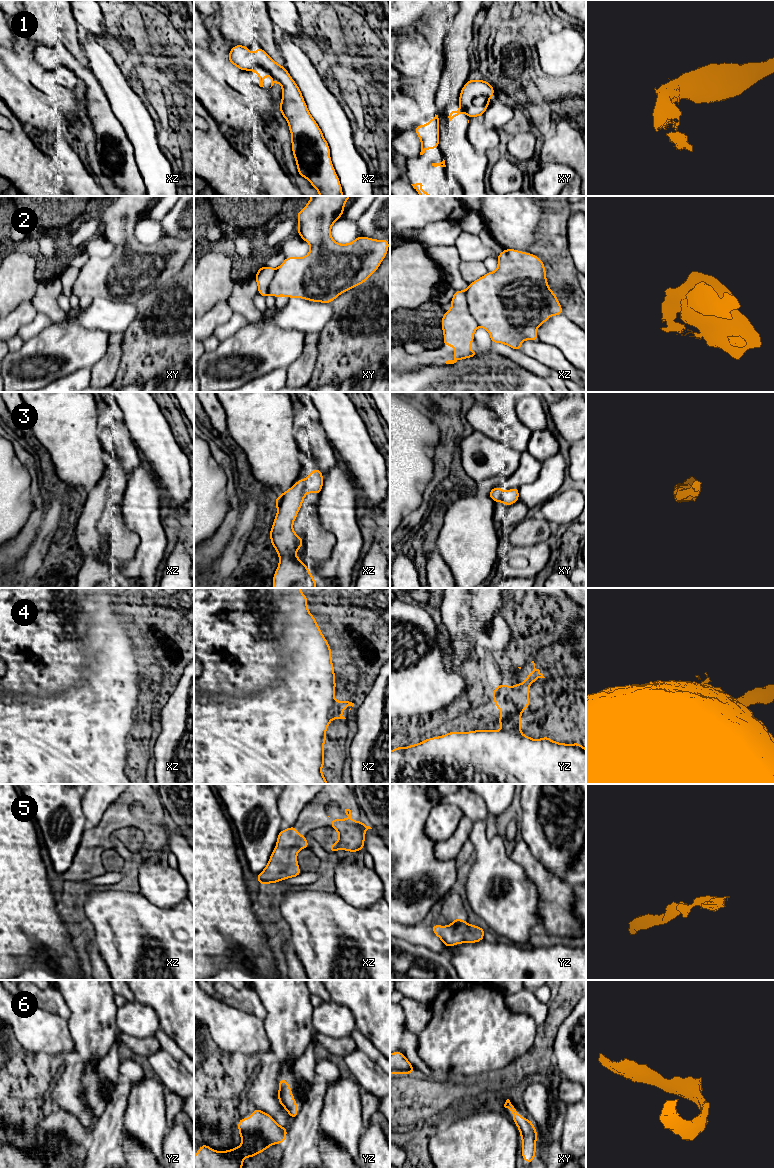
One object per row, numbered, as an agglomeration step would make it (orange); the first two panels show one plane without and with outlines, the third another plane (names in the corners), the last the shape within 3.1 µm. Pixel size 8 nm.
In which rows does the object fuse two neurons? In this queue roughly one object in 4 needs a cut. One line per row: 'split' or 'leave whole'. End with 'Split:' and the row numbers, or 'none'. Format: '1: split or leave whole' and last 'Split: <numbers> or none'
1: leave whole
2: leave whole
3: leave whole
4: leave whole
5: leave whole
6: leave whole
Split: none

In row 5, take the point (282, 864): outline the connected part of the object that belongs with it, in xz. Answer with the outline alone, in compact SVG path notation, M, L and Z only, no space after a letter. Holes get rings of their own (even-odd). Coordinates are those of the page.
M296 825L280 830L267 866L258 874L257 880L262 886L269 883L299 877L301 870L297 862L297 854L300 849L309 848L305 835L296 831Z

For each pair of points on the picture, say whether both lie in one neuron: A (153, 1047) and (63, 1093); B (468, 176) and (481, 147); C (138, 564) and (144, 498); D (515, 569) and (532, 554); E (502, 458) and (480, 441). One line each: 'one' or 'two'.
A: two
B: two
C: one
D: one
E: one

